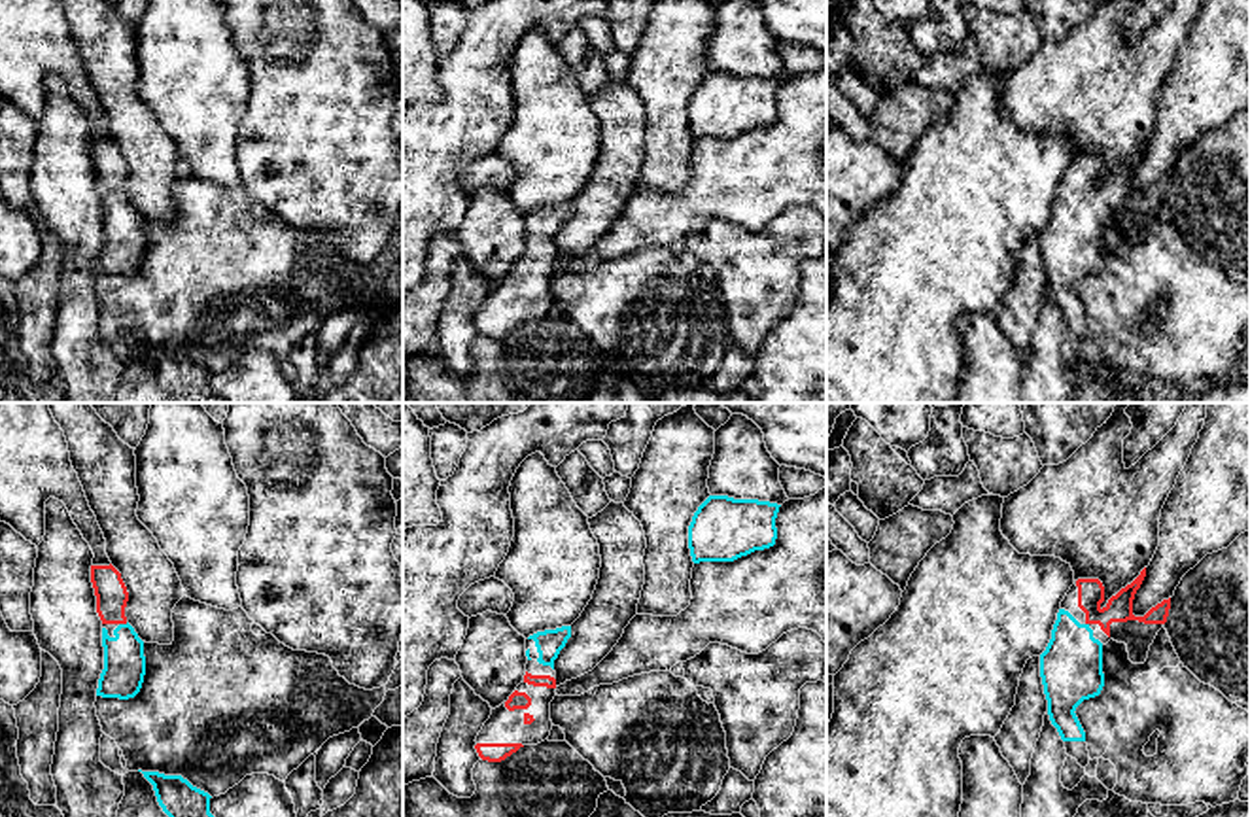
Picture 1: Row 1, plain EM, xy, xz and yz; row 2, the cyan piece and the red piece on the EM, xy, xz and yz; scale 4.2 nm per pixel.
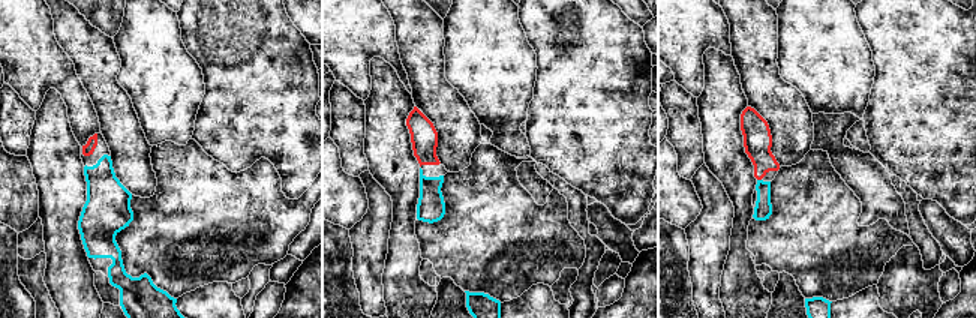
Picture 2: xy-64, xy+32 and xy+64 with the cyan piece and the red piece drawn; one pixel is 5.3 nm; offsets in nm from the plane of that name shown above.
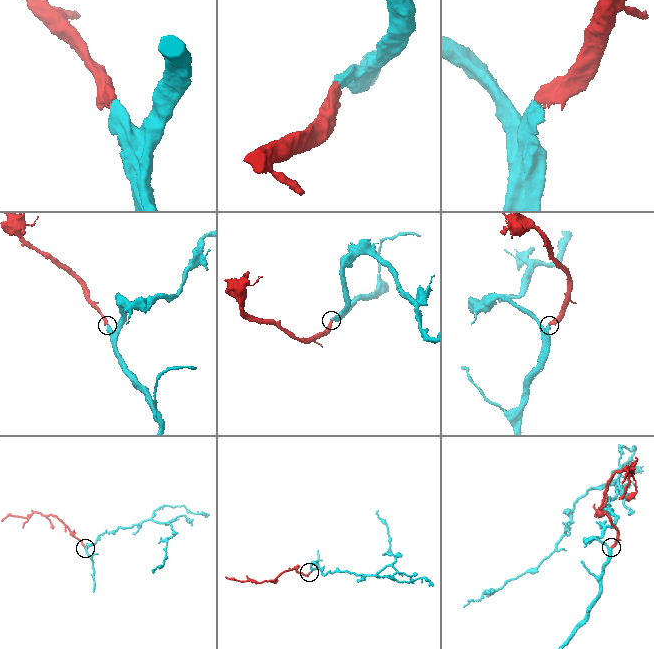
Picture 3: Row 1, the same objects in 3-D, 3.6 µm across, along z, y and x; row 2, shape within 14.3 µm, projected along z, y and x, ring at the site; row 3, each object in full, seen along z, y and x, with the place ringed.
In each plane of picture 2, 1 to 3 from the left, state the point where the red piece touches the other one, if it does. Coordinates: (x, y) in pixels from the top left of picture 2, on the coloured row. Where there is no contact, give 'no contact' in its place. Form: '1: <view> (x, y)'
1: no contact
2: no contact
3: xy+64 (759, 180)

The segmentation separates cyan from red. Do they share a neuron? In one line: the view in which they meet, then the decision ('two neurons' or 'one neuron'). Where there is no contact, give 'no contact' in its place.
xy | one neuron

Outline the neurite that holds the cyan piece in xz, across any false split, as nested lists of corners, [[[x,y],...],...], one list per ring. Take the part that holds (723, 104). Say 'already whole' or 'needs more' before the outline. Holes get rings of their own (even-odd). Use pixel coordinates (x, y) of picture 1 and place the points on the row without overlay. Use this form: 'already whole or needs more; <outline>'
already whole; [[[709,72],[688,102],[692,138],[734,138],[773,123],[779,83],[758,76]]]

